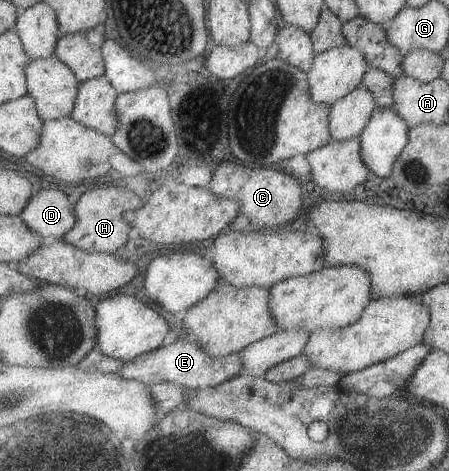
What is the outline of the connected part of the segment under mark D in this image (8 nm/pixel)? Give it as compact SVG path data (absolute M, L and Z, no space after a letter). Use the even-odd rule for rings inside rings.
M56 188L38 189L20 216L40 236L53 236L56 240L64 238L76 226L76 222L78 222L75 200L68 196L66 192L62 192L62 188L58 190Z

